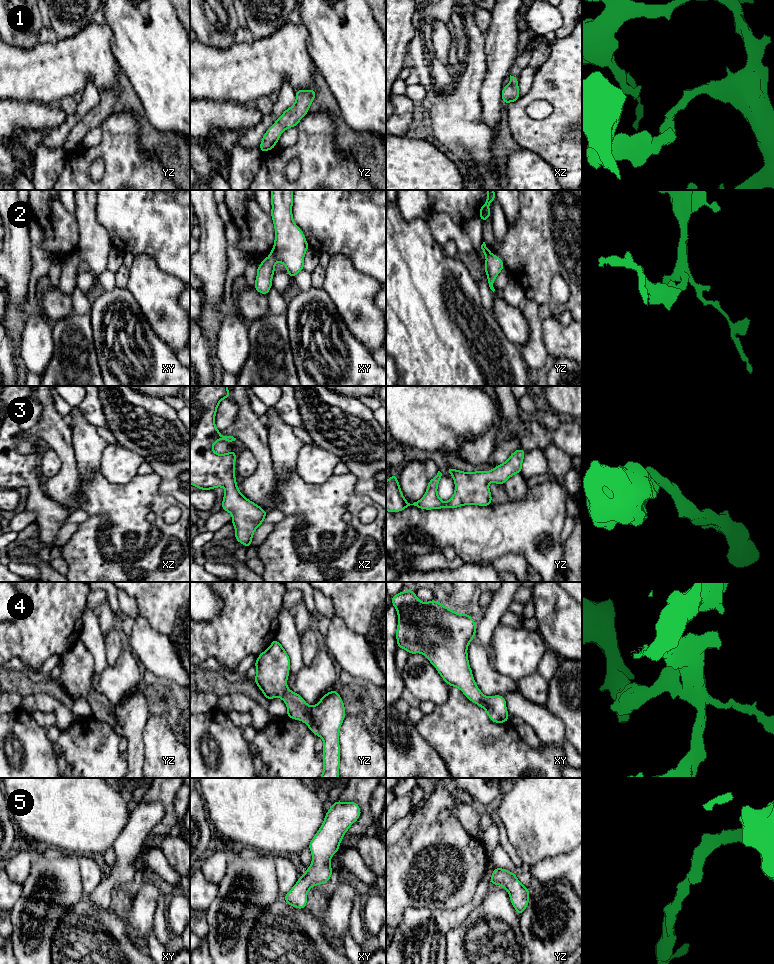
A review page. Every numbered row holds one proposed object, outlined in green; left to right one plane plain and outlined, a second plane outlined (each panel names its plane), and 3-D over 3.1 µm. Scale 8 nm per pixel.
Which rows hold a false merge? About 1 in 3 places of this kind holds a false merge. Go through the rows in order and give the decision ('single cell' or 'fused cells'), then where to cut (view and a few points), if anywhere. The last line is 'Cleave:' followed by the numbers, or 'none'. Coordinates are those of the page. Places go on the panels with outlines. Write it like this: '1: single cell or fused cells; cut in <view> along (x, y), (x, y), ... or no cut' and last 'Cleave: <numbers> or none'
1: single cell; no cut
2: fused cells; cut in xy along (270, 255), (275, 261)
3: single cell; no cut
4: single cell; no cut
5: single cell; no cut
Cleave: 2

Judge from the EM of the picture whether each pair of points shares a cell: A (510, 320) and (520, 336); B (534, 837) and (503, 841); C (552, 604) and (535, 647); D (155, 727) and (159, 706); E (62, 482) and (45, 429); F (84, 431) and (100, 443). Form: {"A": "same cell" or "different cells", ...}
{"A": "same cell", "B": "different cells", "C": "different cells", "D": "different cells", "E": "same cell", "F": "same cell"}

